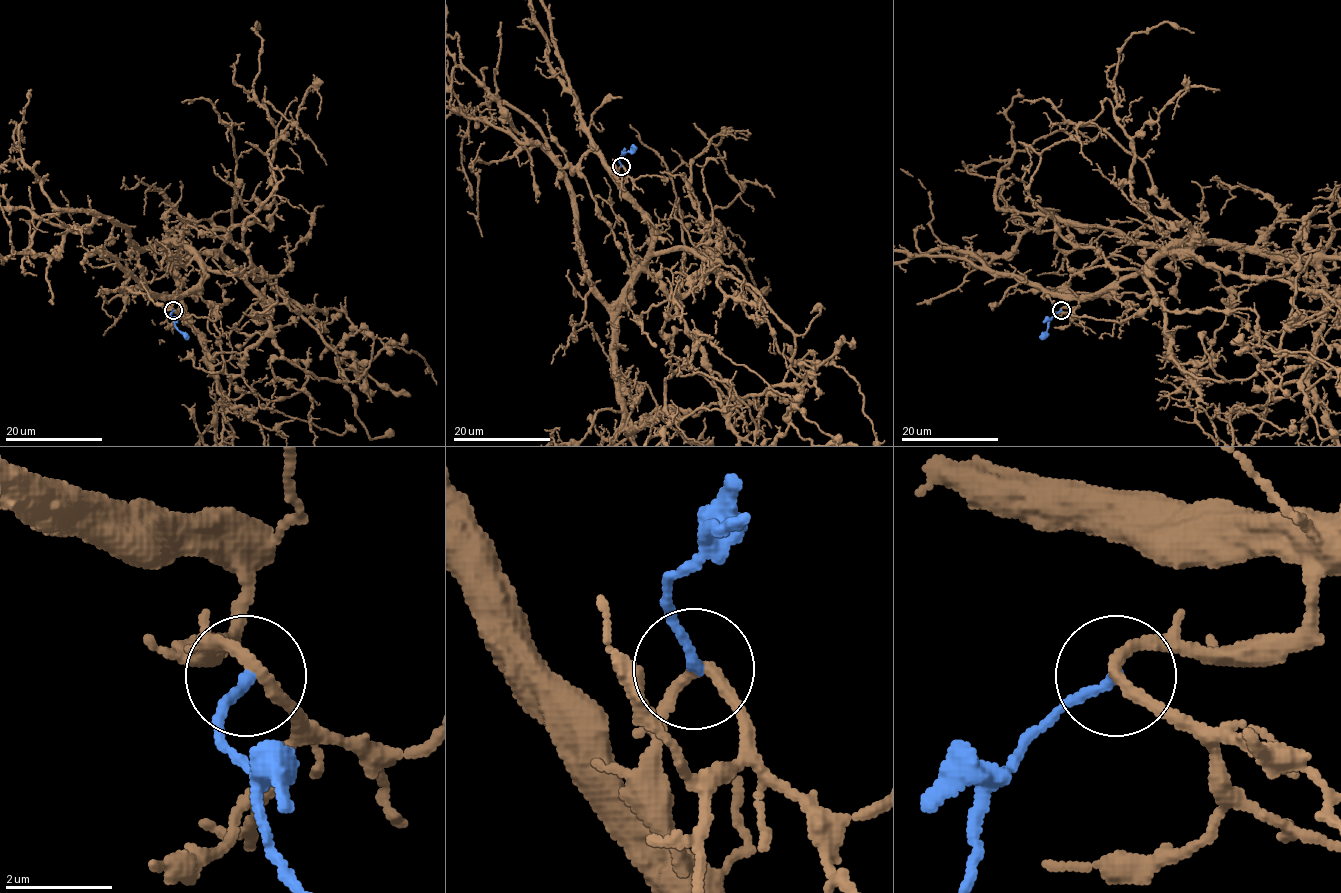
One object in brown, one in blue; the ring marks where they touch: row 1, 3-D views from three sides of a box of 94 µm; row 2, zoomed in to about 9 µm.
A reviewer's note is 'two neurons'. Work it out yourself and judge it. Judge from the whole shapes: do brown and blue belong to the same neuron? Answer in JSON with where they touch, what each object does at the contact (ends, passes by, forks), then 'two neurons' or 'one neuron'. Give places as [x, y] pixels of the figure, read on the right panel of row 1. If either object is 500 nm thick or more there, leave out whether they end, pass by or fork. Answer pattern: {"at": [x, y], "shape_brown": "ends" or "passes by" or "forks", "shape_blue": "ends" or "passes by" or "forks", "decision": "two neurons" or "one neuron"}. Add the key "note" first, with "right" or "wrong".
{"note": "right", "at": [1061, 310], "shape_brown": "passes by", "shape_blue": "ends", "decision": "two neurons"}

